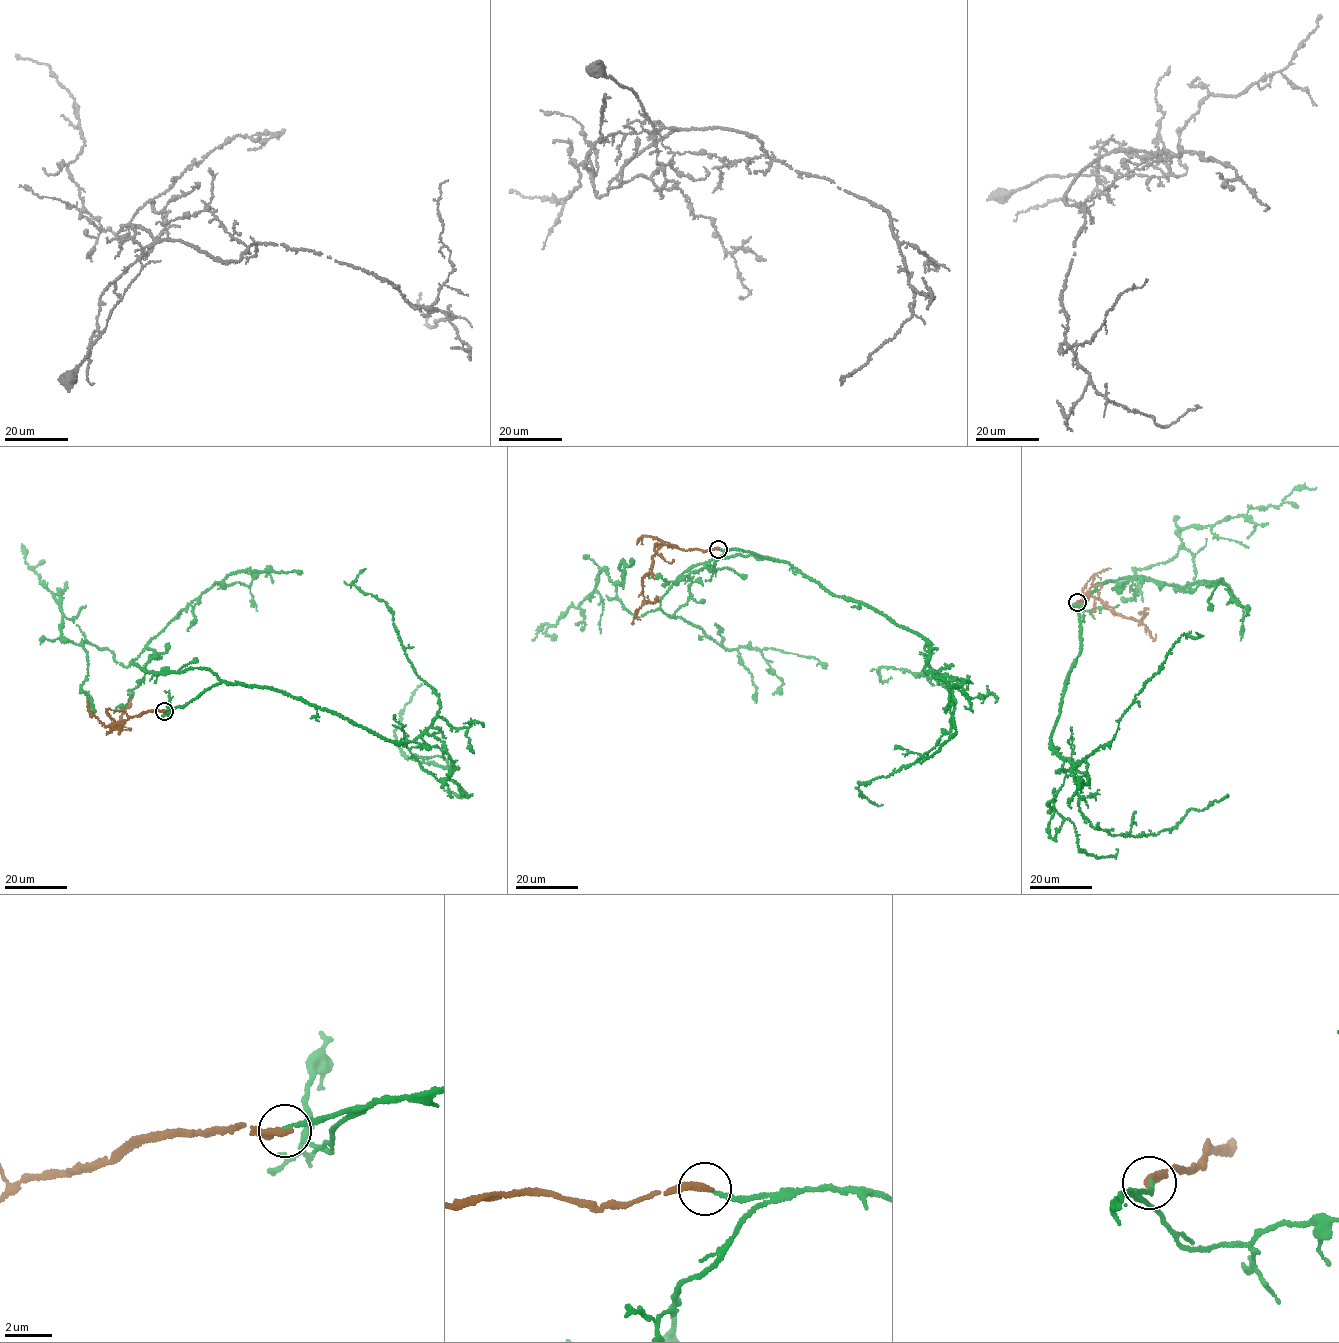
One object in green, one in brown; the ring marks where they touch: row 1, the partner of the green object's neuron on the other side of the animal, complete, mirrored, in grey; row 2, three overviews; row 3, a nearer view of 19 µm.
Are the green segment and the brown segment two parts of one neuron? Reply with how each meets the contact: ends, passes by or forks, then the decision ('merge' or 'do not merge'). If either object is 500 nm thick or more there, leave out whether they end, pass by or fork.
green ends | brown ends | merge

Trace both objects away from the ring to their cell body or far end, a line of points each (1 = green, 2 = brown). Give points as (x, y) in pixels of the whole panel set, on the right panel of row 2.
1: (1078, 602), (1081, 647), (1050, 738), (1070, 762), (1079, 810), (1113, 835), (1155, 834), (1227, 795)
2: (1078, 602), (1088, 598), (1087, 593), (1116, 614), (1139, 621), (1154, 639), (1156, 634)

